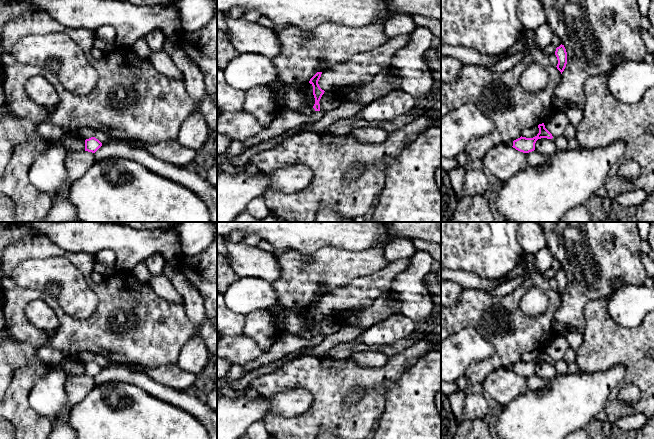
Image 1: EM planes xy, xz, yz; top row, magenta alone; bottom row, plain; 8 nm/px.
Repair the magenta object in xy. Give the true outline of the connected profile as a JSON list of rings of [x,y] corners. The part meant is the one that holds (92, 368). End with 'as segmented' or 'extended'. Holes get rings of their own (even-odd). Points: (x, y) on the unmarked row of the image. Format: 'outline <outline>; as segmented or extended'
outline [[[95,361],[85,364],[85,375],[95,377],[101,370],[102,367]]]; as segmented

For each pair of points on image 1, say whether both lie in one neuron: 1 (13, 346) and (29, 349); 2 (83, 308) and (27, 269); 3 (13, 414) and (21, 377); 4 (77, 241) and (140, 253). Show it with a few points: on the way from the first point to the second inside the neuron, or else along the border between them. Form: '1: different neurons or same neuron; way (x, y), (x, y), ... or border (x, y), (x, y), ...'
1: different neurons; border (20, 342), (20, 348), (30, 358)
2: same neuron; way (73, 292), (55, 273), (43, 273)
3: same neuron; way (14, 405), (20, 386)
4: same neuron; way (93, 241), (124, 241)

